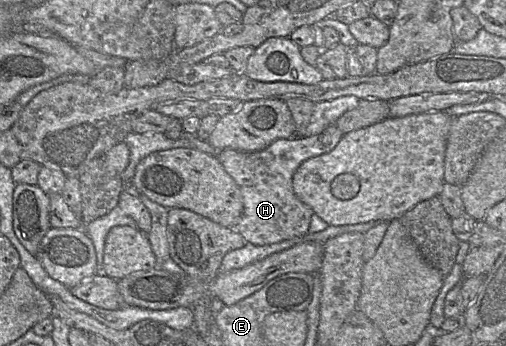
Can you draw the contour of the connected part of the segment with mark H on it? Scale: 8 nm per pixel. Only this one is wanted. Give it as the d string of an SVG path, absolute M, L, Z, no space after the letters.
M336 124L330 125L320 134L311 137L278 139L257 152L234 149L218 150L216 155L226 172L240 188L244 211L235 230L248 243L257 246L269 245L309 233L314 211L294 193L293 176L306 160L332 151L344 134Z

